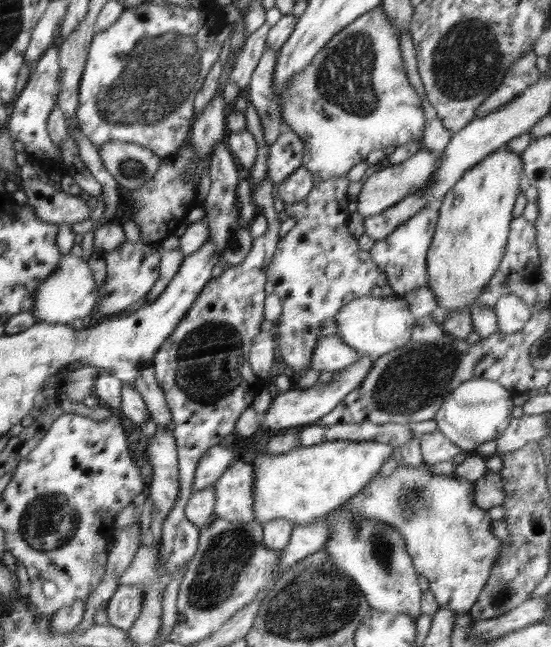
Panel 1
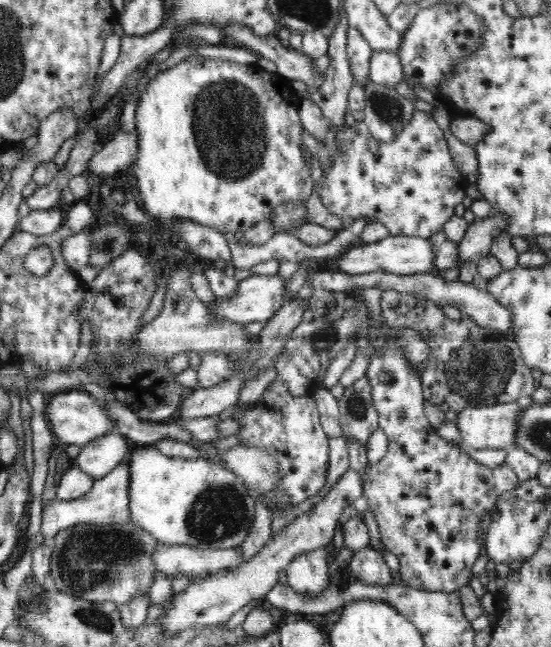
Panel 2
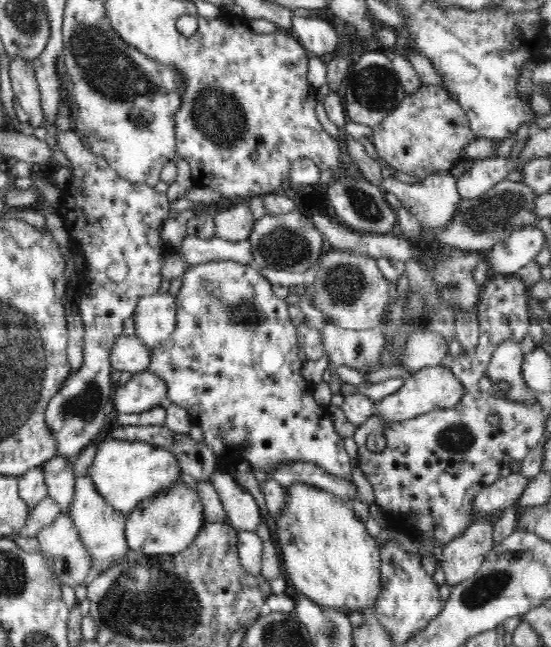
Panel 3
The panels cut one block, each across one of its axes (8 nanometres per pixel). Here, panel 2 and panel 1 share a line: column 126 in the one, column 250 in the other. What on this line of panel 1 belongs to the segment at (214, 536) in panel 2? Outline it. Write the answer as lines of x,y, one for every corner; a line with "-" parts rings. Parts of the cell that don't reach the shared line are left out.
325,441
310,447
299,447
283,454
262,453
252,459
247,459
254,469
254,518
263,524
276,518
288,519
295,526
313,523
319,518
328,516
330,512
356,498
365,486
376,475
390,456
393,456
394,446
373,441

